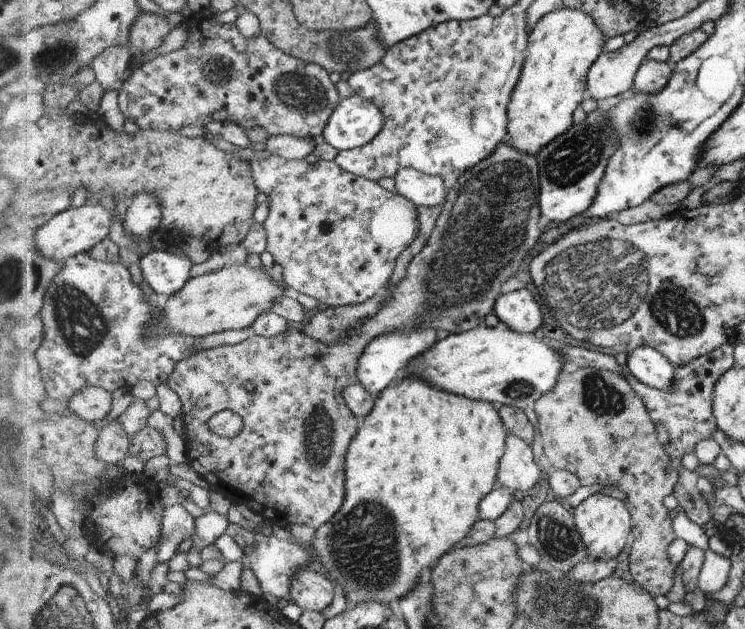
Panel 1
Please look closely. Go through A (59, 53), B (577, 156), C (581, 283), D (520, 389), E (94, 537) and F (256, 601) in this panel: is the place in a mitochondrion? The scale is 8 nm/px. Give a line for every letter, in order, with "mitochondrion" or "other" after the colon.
A: mitochondrion
B: mitochondrion
C: mitochondrion
D: mitochondrion
E: other
F: other

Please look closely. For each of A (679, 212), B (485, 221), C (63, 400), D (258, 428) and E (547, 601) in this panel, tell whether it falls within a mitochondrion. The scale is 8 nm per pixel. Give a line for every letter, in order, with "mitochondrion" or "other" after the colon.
A: other
B: mitochondrion
C: other
D: other
E: mitochondrion

